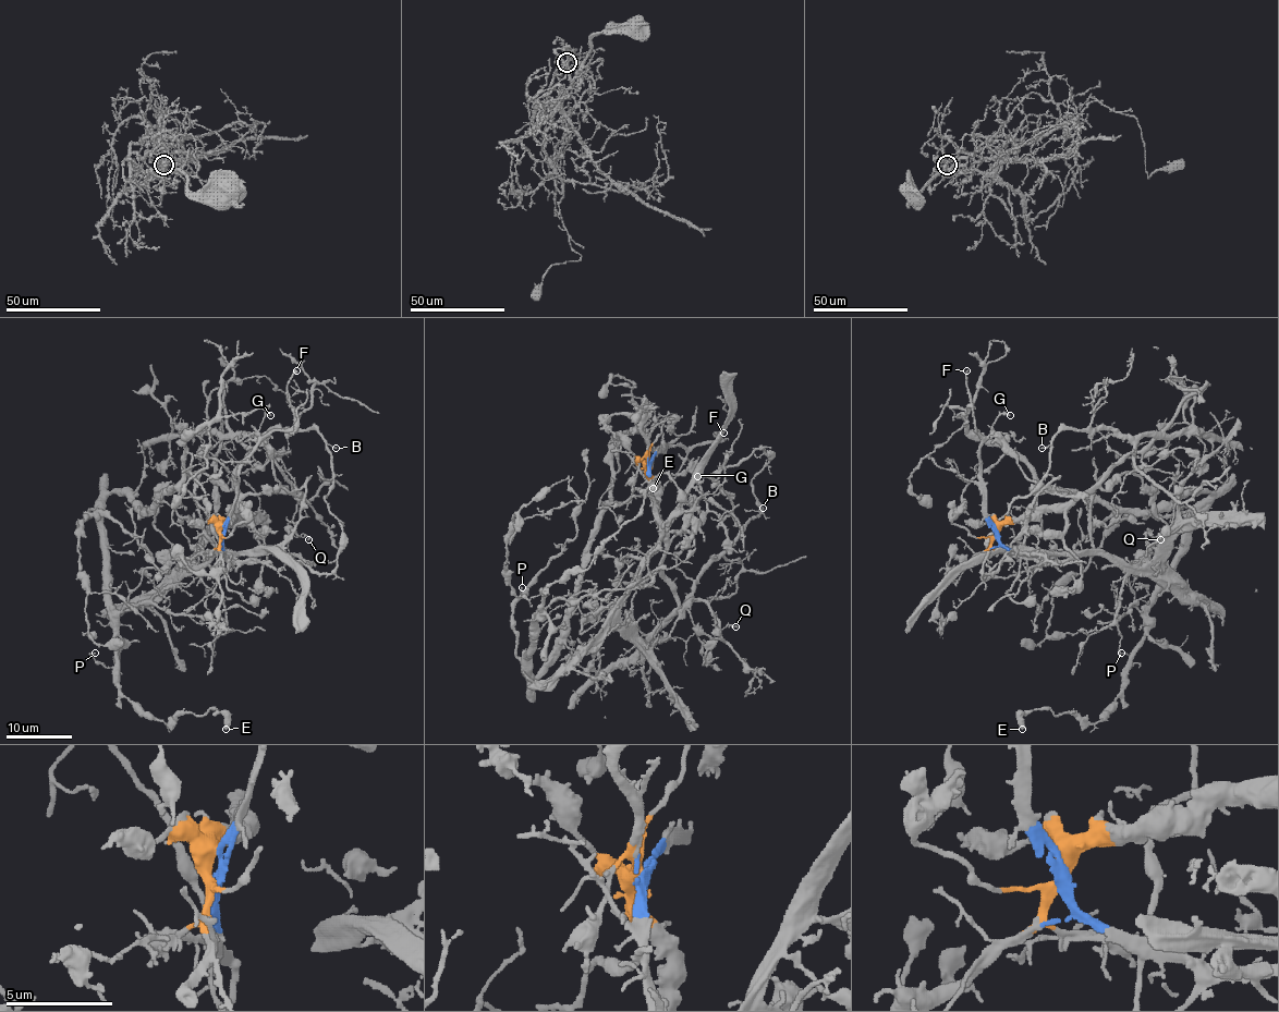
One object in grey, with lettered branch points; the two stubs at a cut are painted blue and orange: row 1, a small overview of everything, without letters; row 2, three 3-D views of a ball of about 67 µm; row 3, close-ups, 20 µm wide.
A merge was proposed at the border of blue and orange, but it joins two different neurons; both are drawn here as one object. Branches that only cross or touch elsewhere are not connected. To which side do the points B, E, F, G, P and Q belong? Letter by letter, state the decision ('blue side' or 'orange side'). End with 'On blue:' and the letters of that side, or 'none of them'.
B: orange side
E: orange side
F: blue side
G: blue side
P: orange side
Q: orange side
On blue: F, G

